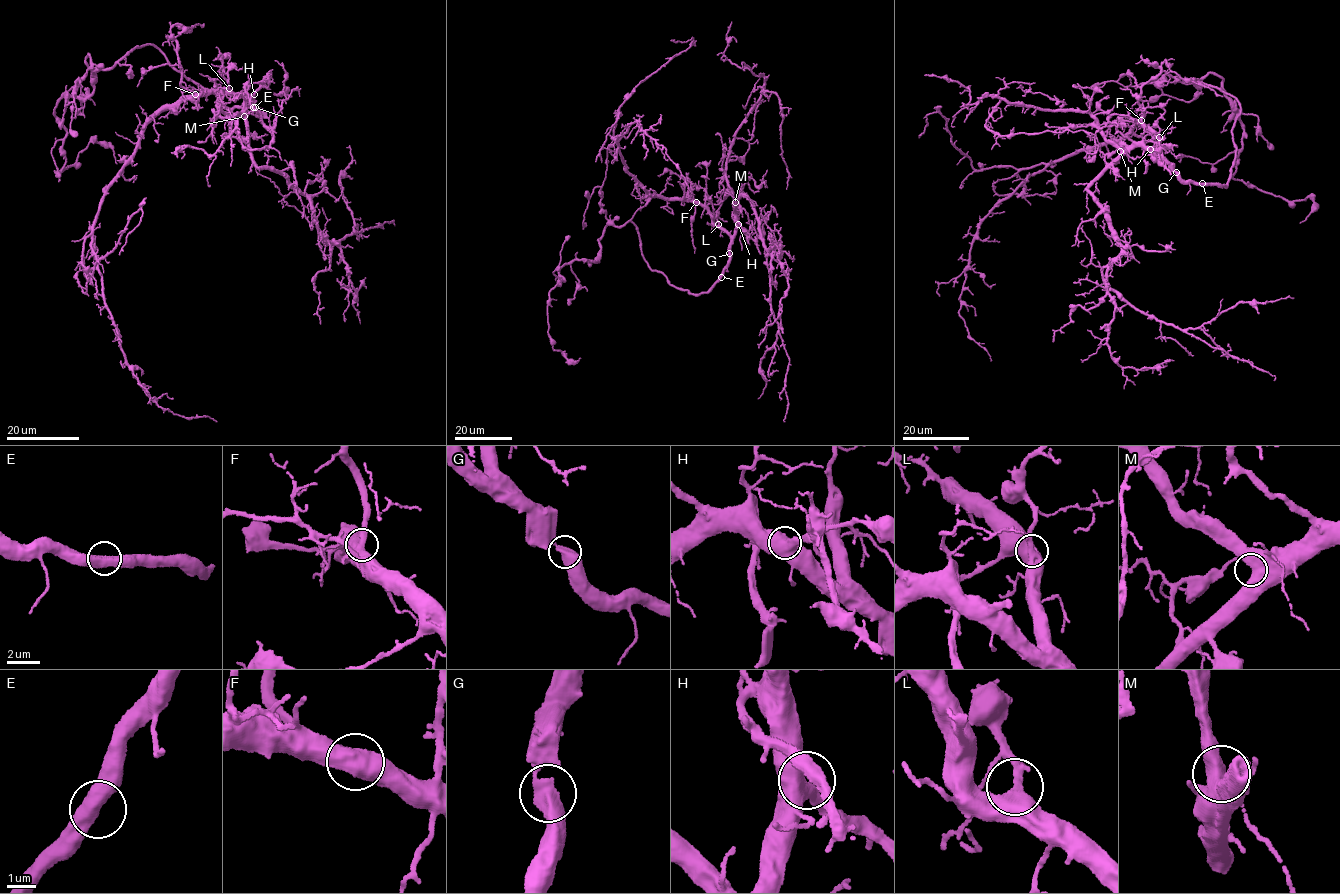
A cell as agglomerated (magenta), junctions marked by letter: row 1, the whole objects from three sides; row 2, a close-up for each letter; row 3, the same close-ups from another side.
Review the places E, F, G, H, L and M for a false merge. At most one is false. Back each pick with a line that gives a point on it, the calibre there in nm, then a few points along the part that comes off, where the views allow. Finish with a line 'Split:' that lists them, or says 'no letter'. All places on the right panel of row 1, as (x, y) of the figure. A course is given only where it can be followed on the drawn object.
Split: no letter

